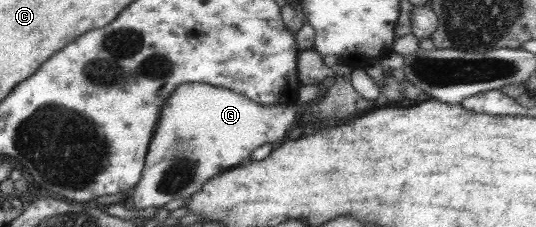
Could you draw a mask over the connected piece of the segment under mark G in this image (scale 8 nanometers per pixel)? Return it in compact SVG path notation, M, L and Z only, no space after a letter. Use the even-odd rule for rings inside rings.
M207 84L178 85L170 98L160 107L160 117L158 117L152 140L148 143L139 180L133 187L134 193L131 197L133 208L137 210L148 207L160 208L170 201L188 198L199 191L202 184L209 181L212 176L241 165L240 161L248 161L250 153L256 147L284 139L284 134L296 112L294 106L262 107L244 98L242 94Z

